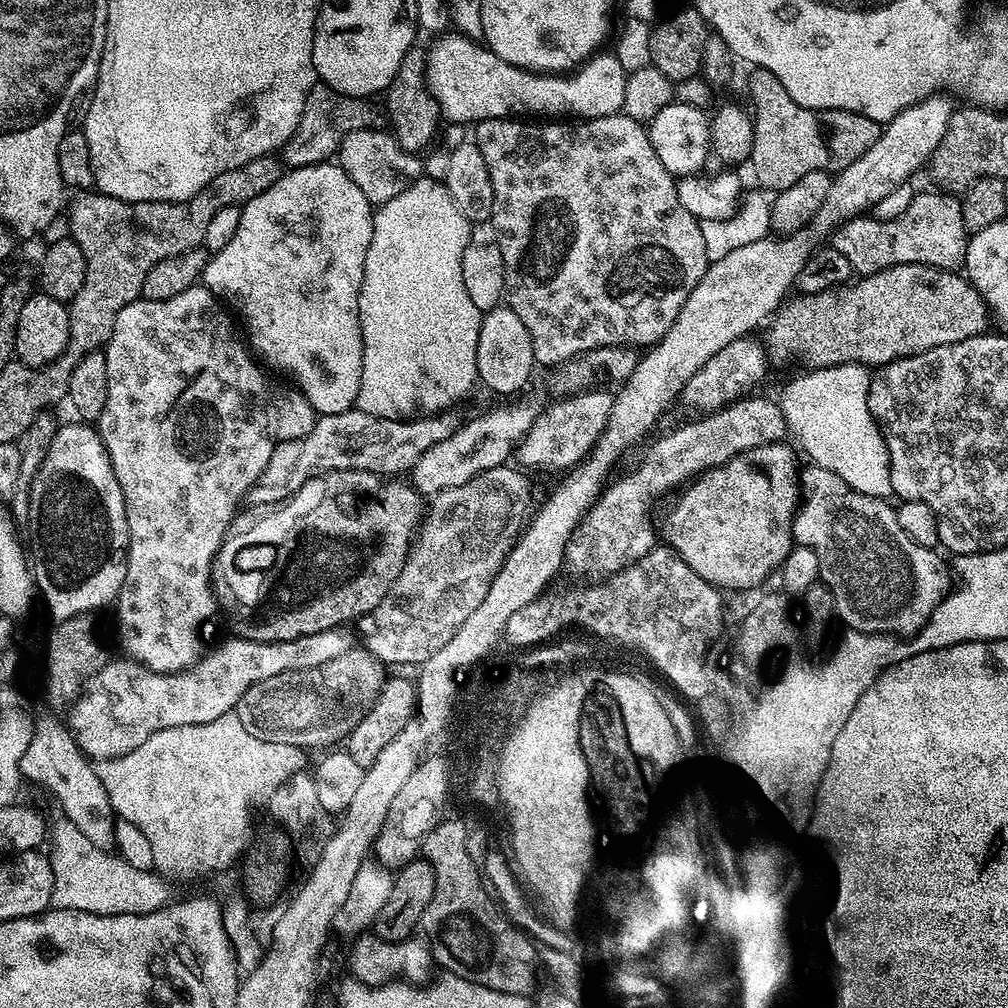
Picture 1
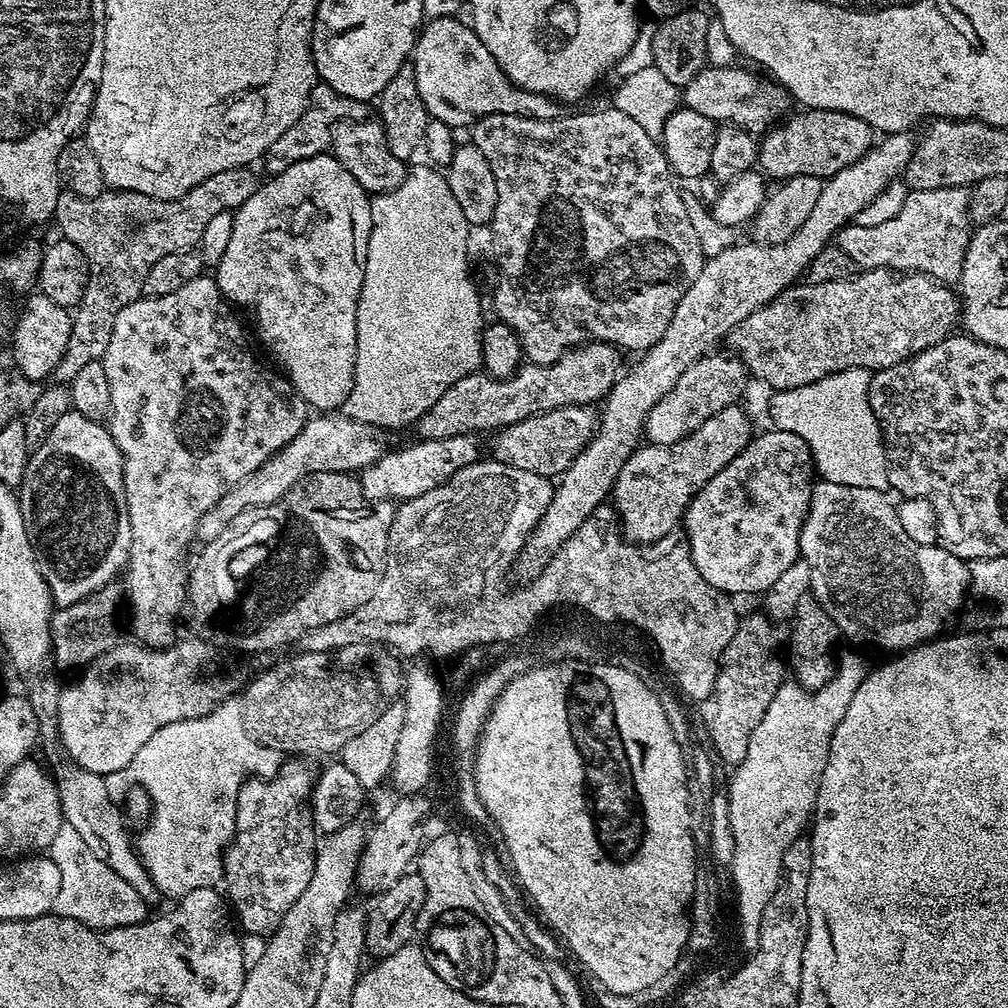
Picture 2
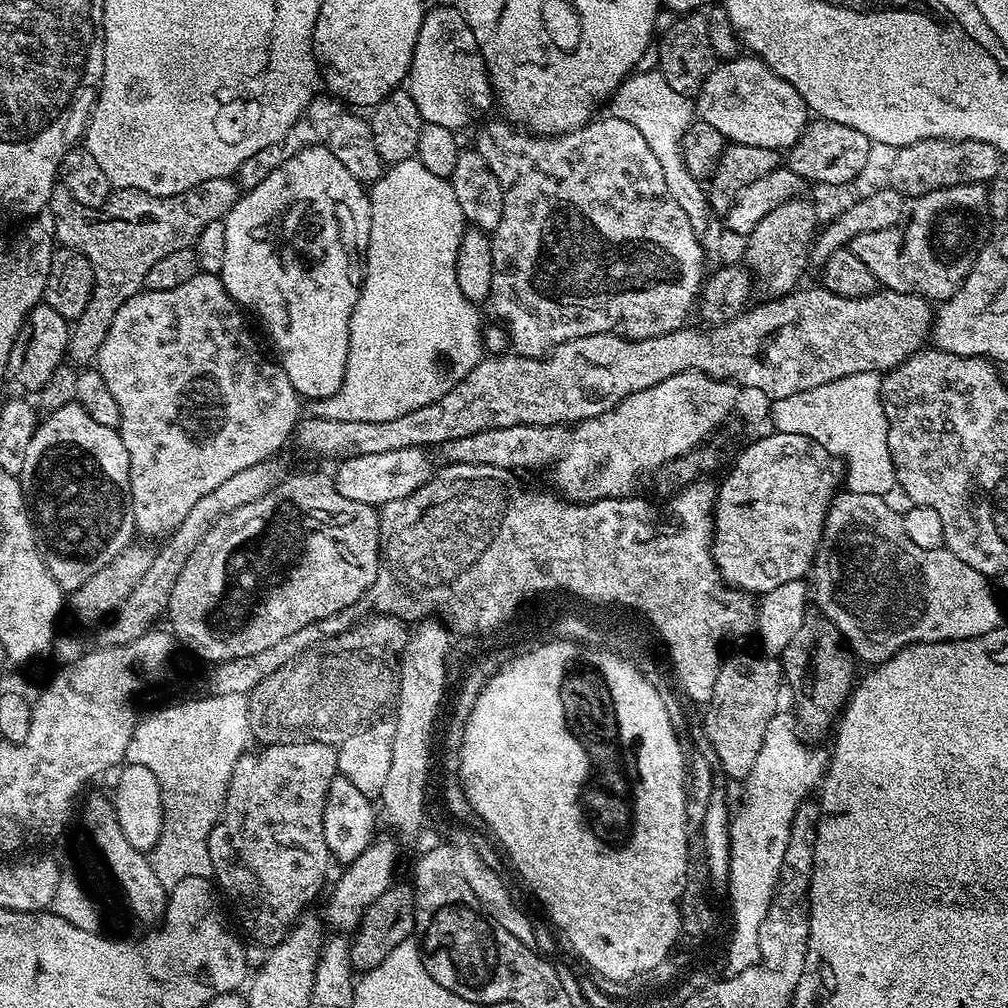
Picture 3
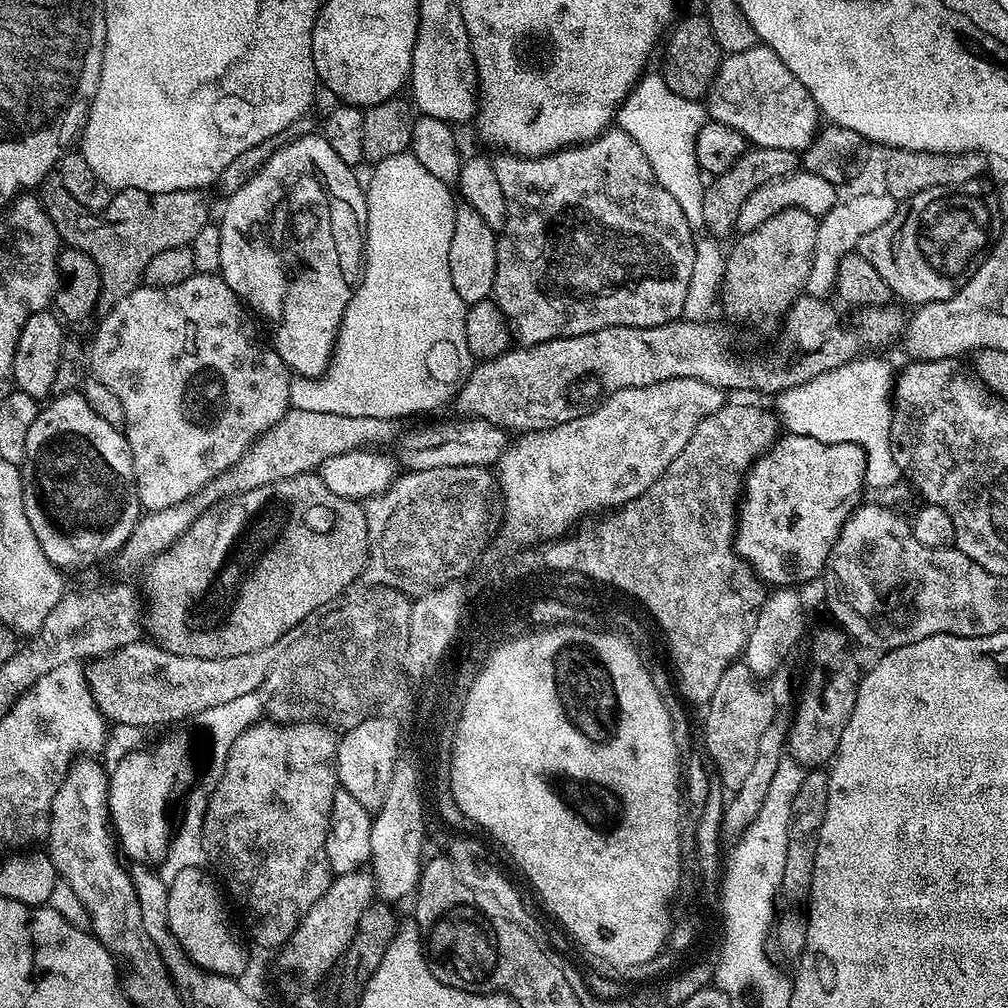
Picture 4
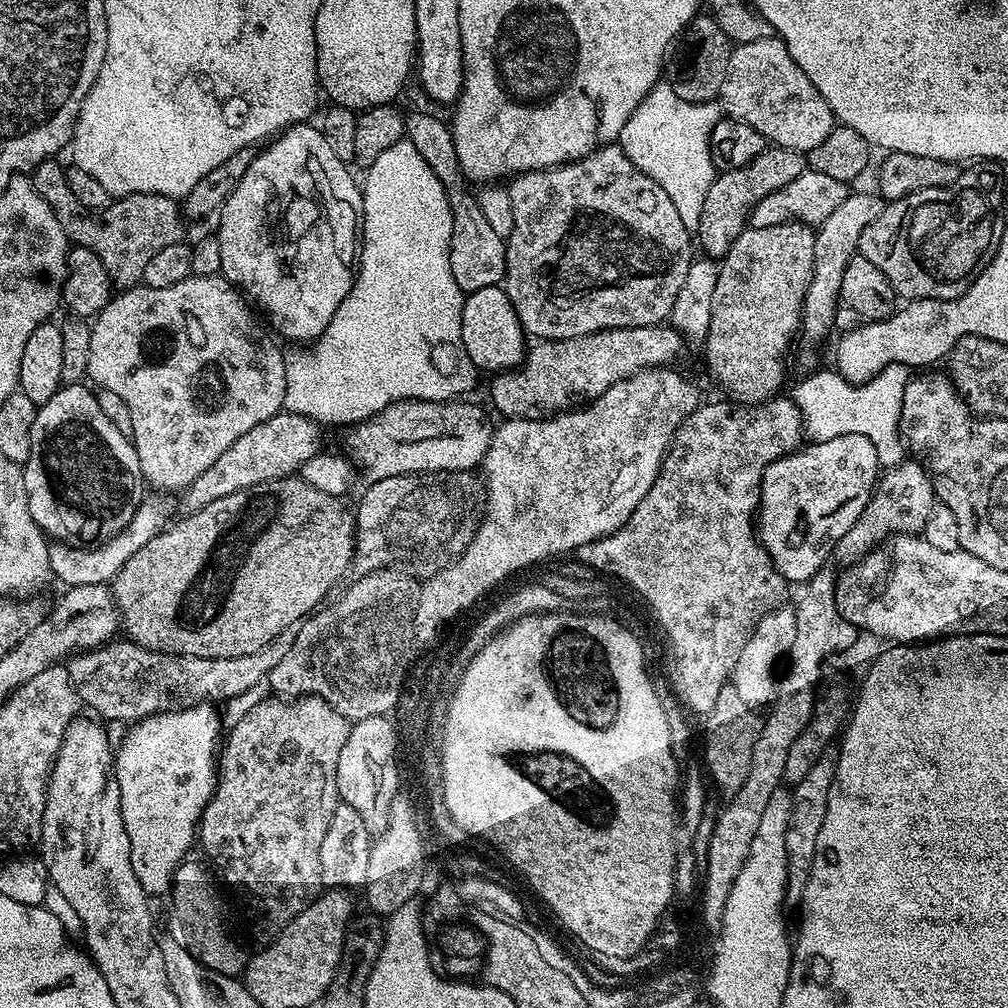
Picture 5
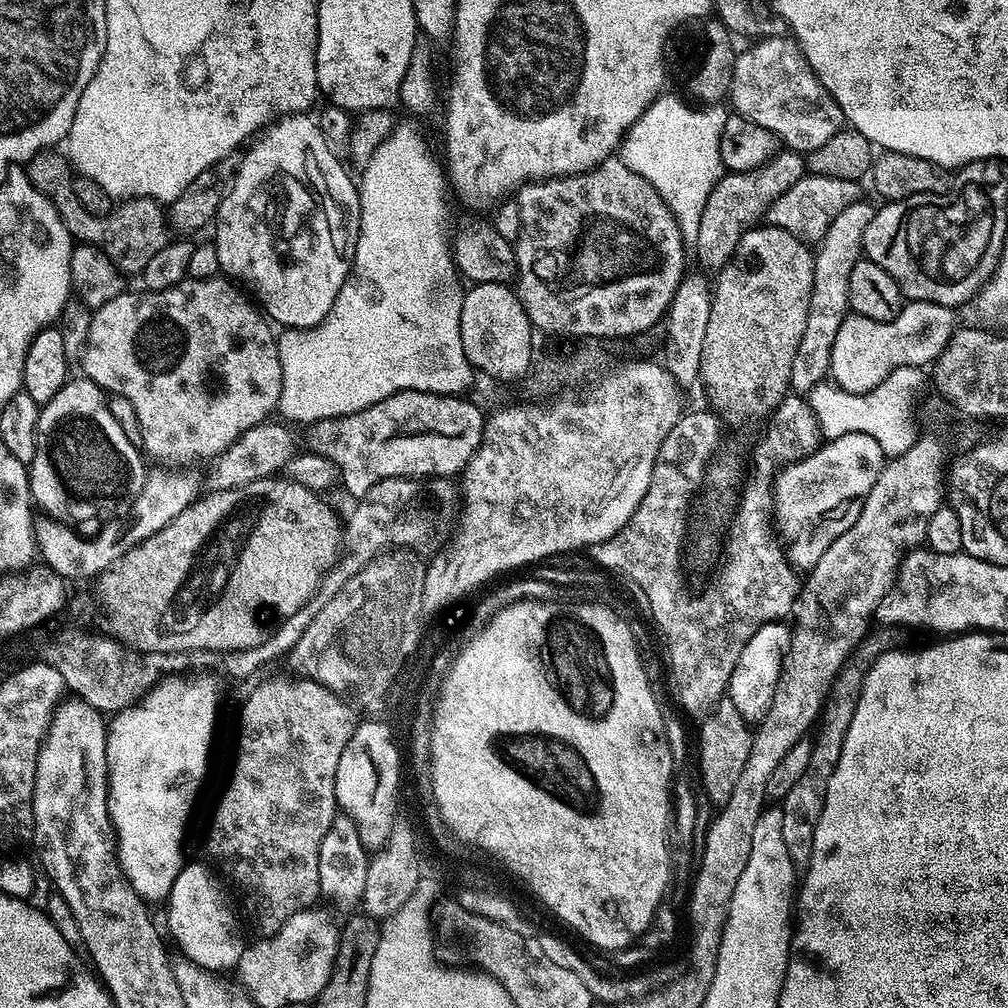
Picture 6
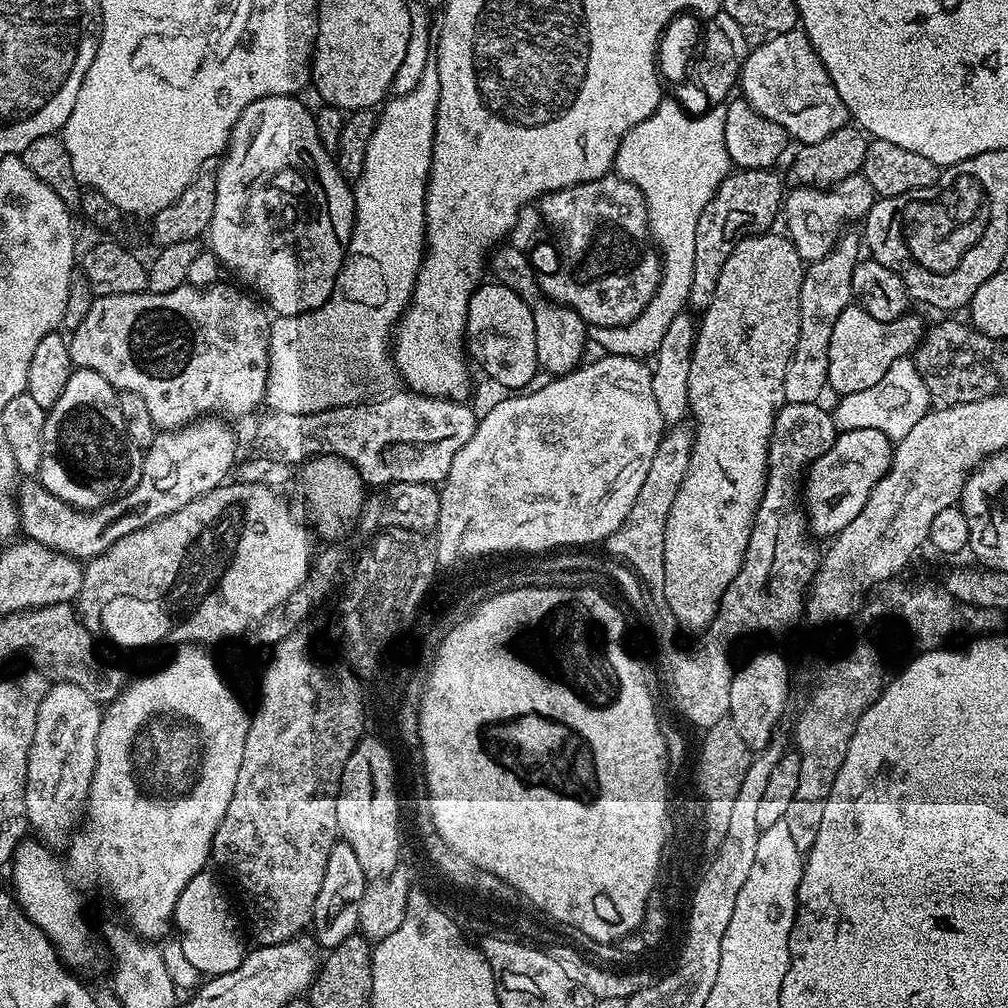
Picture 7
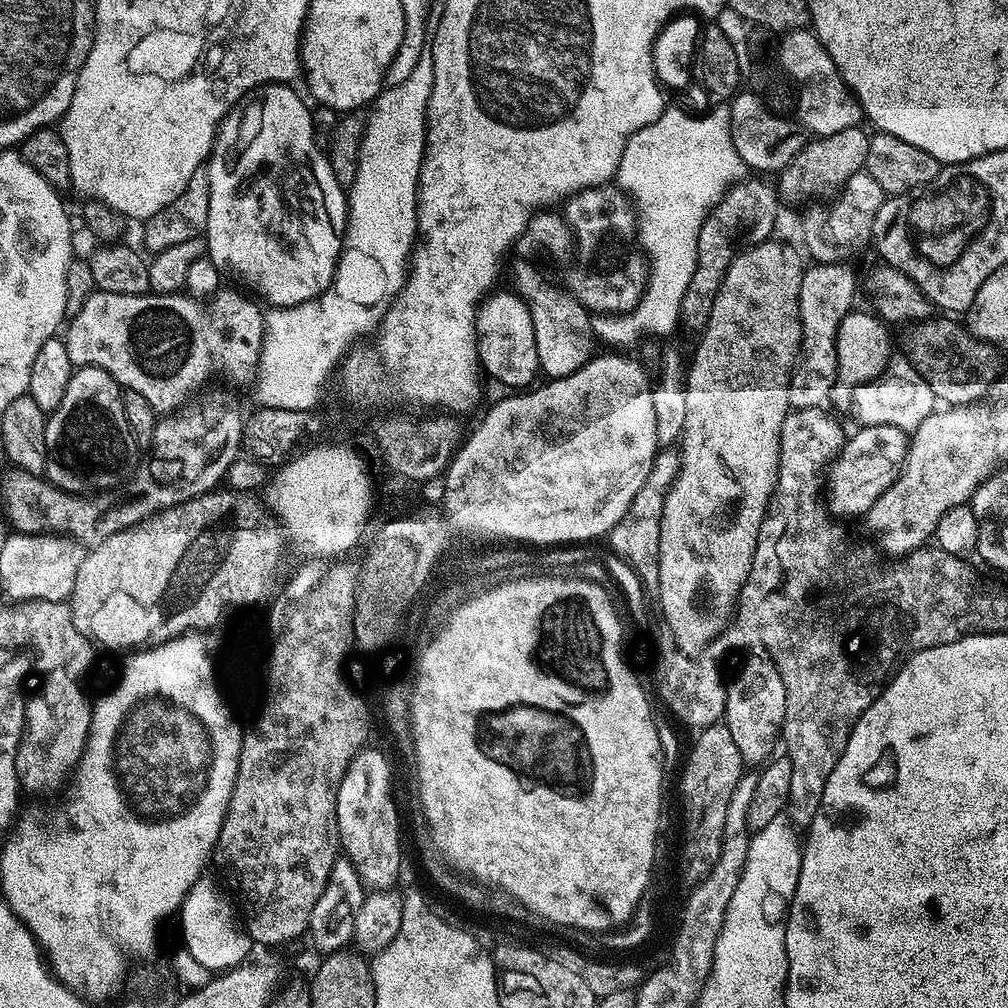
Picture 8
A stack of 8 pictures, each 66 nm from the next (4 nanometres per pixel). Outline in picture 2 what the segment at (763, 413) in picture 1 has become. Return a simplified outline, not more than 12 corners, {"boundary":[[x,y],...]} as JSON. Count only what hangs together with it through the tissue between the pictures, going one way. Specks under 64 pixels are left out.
{"boundary":[[739,403],[677,444],[637,447],[612,487],[622,532],[656,546],[752,441]]}

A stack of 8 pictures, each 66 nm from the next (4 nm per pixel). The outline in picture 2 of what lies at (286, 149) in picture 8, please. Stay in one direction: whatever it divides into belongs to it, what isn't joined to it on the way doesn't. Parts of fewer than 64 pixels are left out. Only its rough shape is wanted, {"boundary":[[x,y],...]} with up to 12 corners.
{"boundary":[[325,154],[234,213],[214,279],[309,409],[354,386],[372,201]]}

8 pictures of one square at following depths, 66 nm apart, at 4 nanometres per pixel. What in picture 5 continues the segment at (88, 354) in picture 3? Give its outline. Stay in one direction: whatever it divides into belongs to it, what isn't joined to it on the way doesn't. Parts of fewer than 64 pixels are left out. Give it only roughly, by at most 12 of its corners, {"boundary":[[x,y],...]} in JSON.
{"boundary":[[56,158],[32,169],[69,241],[137,287],[158,250],[185,239],[181,205],[158,194],[86,212]]}

